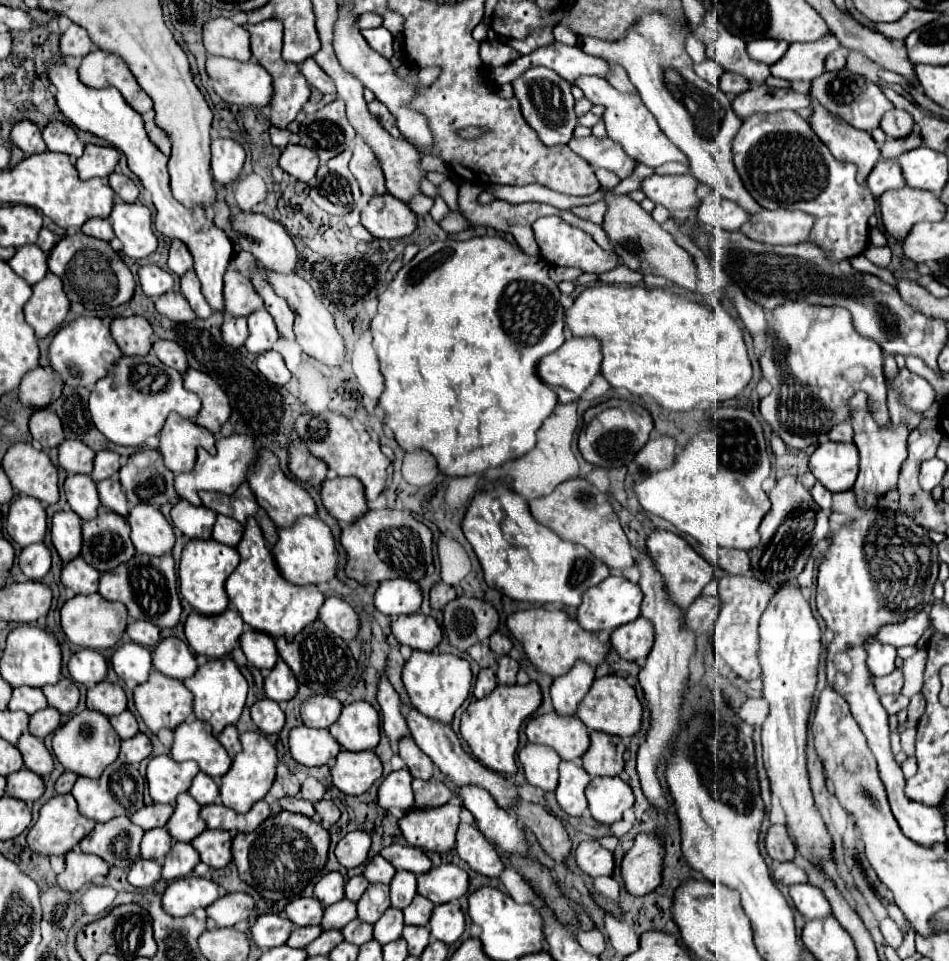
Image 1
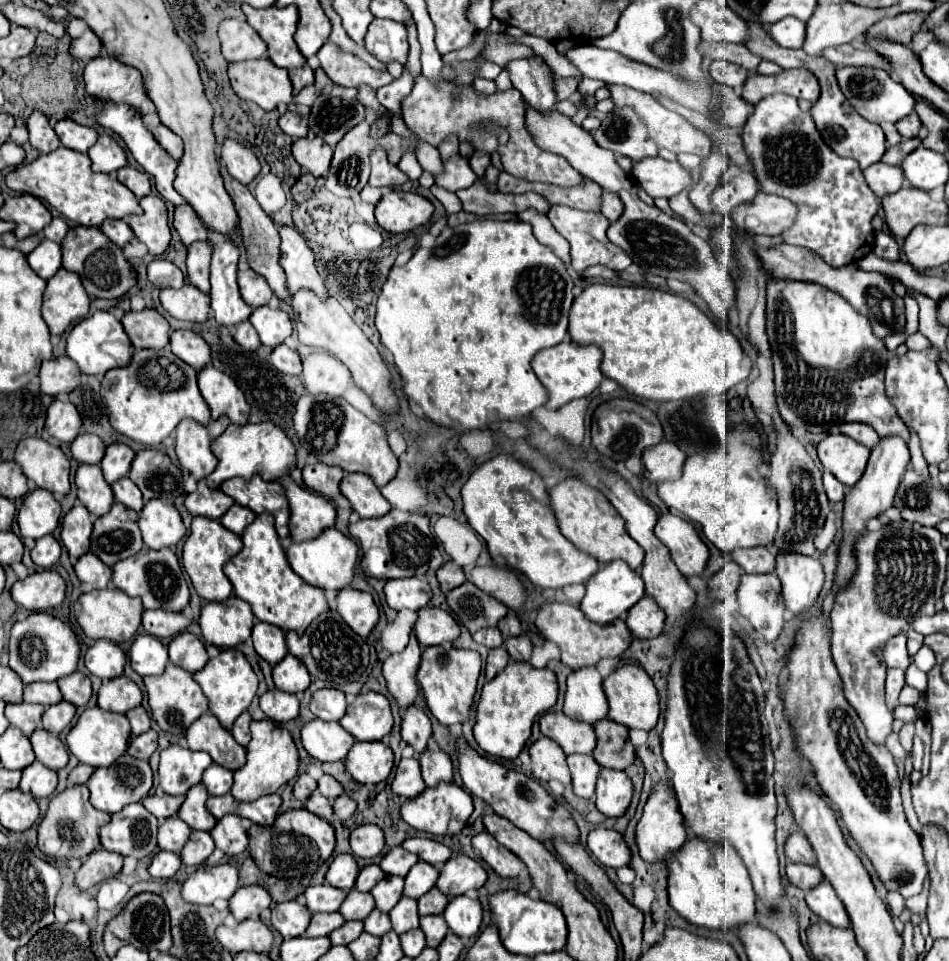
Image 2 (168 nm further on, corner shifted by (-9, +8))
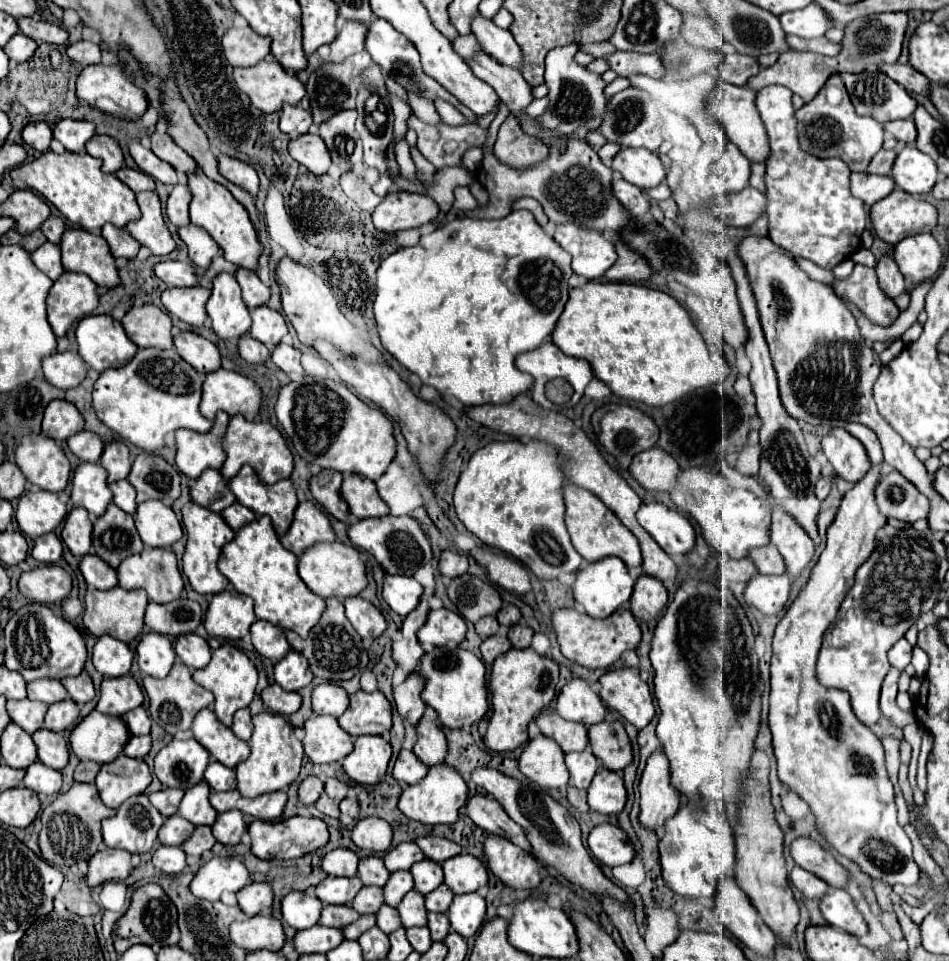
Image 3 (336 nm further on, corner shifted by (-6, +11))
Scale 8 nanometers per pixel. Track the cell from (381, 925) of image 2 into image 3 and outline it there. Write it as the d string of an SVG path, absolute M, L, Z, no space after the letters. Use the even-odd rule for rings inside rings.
M383 905L383 907L375 913L375 917L377 917L377 927L379 927L383 933L387 933L387 935L401 927L401 919L399 919L397 909L393 909L393 907L389 907L389 905Z

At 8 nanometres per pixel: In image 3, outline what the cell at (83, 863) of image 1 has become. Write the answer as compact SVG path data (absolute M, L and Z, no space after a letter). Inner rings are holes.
M101 849L97 851L97 855L93 855L89 859L89 871L87 871L87 885L89 887L97 887L105 881L123 881L131 867L131 853L123 851L123 849Z

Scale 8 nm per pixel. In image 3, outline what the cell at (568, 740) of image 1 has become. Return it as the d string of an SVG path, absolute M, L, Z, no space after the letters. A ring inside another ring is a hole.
M543 713L535 719L539 731L545 737L551 737L559 743L559 747L569 753L569 751L583 751L589 745L587 739L587 727L581 723L567 721L555 713Z

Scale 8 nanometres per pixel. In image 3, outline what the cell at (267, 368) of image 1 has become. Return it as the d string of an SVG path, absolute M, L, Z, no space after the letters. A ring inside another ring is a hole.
M279 343L275 347L275 351L271 353L271 359L285 373L303 373L303 367L301 367L301 361L299 361L301 359L301 351L291 347L291 345Z

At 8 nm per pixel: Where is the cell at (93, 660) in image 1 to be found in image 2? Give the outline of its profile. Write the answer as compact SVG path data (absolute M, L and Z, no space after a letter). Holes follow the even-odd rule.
M96 640L94 646L88 648L84 656L84 664L94 676L110 680L124 674L126 654L112 640Z

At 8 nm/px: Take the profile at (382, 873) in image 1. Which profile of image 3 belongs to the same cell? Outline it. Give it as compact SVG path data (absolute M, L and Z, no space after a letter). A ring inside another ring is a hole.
M401 843L397 845L395 849L391 849L383 861L385 861L385 867L387 871L403 871L403 869L409 869L413 863L417 861L423 861L425 855L421 853L421 849L415 845L415 843Z

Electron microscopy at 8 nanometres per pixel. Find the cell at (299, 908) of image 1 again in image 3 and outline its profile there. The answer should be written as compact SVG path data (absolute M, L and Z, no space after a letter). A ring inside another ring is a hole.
M327 877L315 887L315 897L323 905L345 905L361 889L361 881L357 877Z

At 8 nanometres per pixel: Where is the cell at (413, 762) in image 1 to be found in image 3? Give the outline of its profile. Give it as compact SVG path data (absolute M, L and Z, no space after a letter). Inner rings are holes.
M411 673L409 679L405 679L399 687L393 689L395 707L403 719L407 719L413 727L419 723L419 719L425 713L425 703L421 699L423 691L423 679L419 673Z

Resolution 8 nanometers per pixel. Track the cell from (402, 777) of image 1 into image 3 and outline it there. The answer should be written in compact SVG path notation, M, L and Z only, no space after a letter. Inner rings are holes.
M401 751L397 761L395 761L395 767L393 767L393 777L401 783L407 783L407 785L417 785L423 777L427 775L427 767L419 763L417 755L413 751Z

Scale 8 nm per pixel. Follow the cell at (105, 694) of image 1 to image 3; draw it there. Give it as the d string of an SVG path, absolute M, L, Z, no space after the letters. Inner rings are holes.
M131 675L103 679L97 711L105 715L125 715L127 711L139 707L141 703L143 703L143 695L139 691L137 681Z

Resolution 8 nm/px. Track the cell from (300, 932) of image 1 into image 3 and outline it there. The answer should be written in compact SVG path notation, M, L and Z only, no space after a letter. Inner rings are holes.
M323 905L319 925L341 929L341 927L357 921L357 917L359 917L359 913L353 911L349 905Z

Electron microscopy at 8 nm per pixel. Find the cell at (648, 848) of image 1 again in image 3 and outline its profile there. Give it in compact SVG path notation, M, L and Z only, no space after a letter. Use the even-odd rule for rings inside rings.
M653 753L639 783L641 813L639 823L647 831L661 831L665 821L681 807L681 797L669 783L669 761L663 753Z

